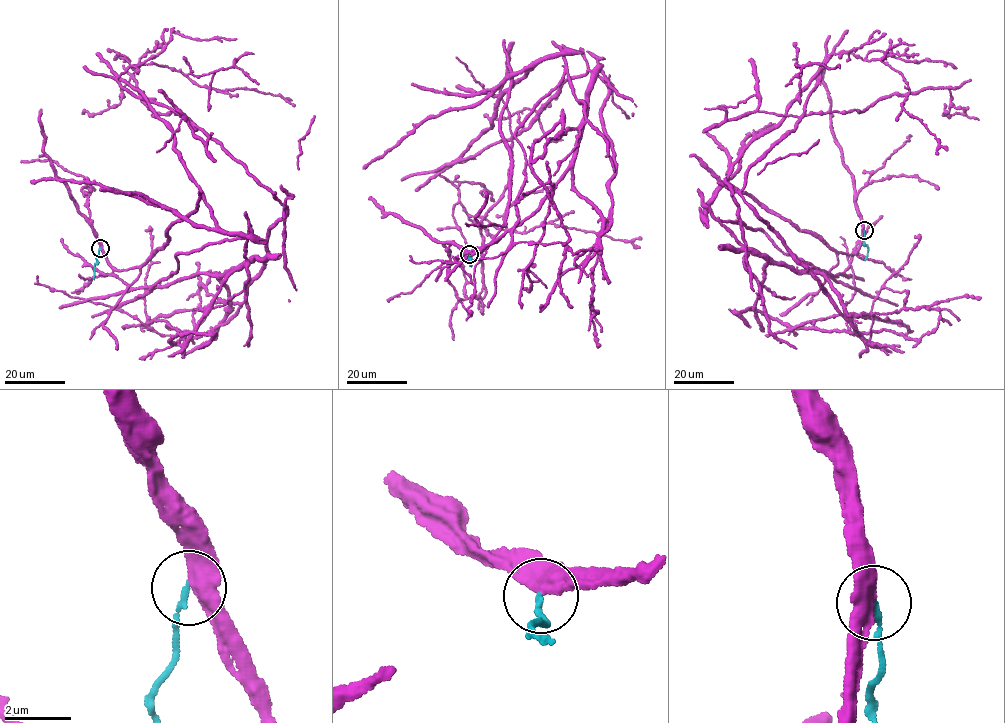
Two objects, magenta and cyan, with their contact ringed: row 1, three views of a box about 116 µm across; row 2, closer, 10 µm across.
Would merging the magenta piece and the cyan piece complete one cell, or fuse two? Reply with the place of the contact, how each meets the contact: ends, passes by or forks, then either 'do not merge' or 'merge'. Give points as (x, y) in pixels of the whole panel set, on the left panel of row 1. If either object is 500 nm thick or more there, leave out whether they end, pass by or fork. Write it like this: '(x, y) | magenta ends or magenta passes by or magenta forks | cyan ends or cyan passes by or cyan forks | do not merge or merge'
(100, 248) | magenta passes by | cyan ends | do not merge

